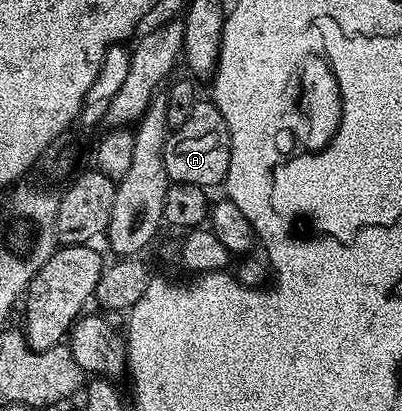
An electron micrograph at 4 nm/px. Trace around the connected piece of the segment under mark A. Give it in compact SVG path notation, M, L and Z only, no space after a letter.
M195 100L192 115L184 119L180 128L173 130L164 143L164 167L171 182L196 183L203 187L221 186L226 179L230 162L230 136L224 115L213 100Z

